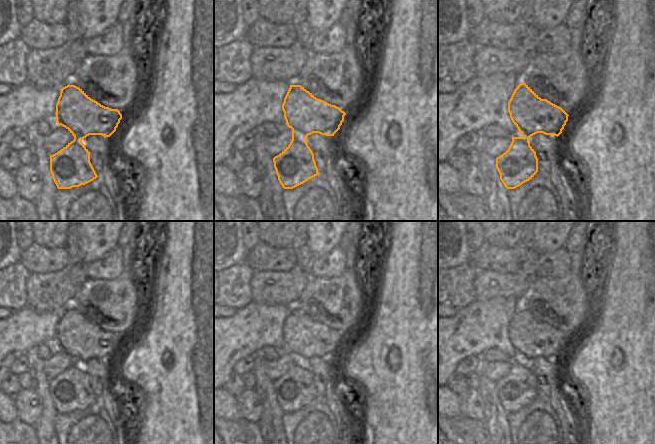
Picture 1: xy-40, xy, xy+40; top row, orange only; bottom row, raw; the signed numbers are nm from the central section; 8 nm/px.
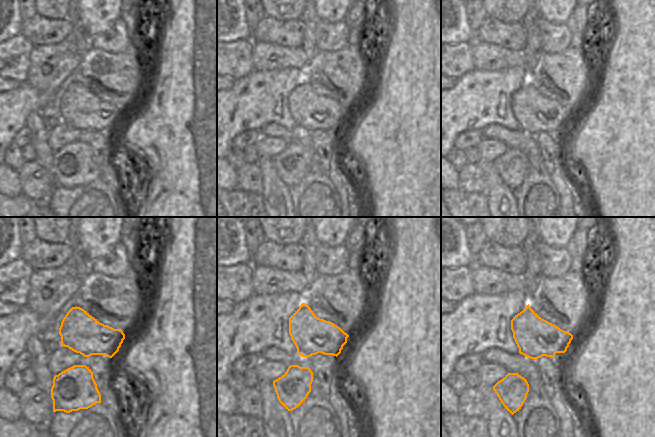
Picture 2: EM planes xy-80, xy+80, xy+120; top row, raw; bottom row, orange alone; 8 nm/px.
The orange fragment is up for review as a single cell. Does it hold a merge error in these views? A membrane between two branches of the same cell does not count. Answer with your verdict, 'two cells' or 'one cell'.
two cells

